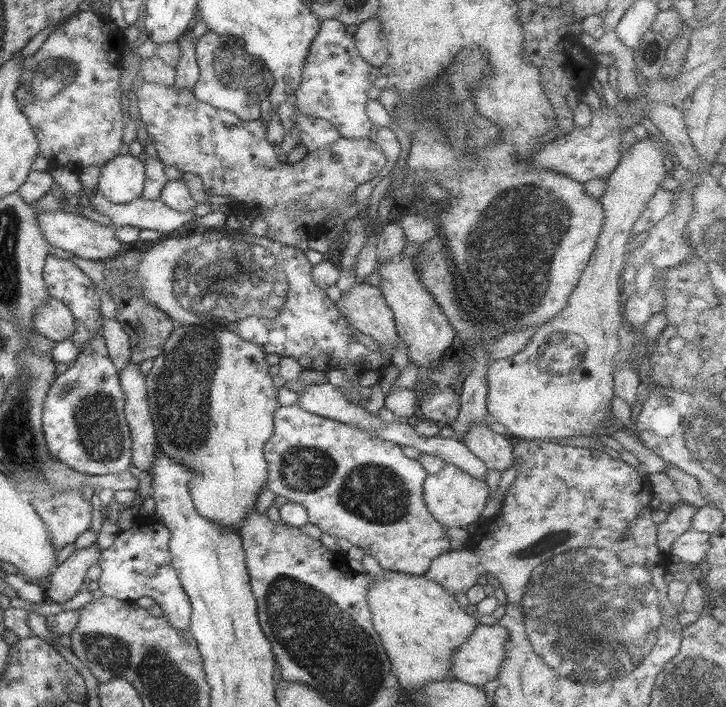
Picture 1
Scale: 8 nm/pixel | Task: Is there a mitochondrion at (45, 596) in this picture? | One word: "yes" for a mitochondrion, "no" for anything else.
no

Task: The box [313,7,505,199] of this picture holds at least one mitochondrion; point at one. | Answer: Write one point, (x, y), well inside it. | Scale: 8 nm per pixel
(458, 128)

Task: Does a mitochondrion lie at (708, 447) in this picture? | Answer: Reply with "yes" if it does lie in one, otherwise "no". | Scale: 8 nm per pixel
yes

